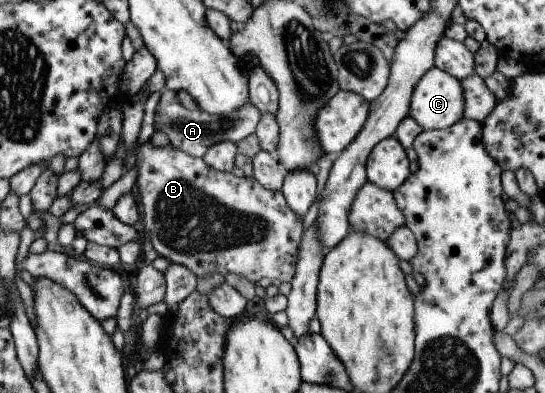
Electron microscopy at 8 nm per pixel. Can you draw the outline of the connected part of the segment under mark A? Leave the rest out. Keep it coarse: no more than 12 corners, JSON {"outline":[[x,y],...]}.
{"outline":[[160,93],[154,123],[175,149],[198,158],[255,131],[249,100],[228,115],[185,109]]}

